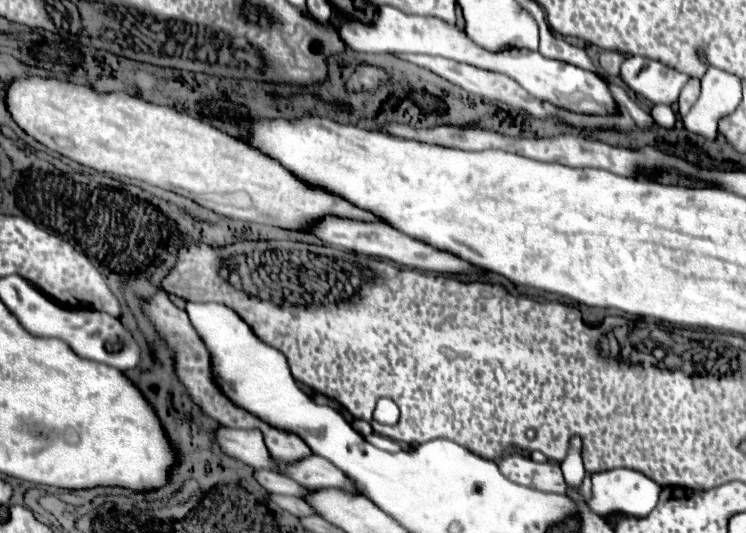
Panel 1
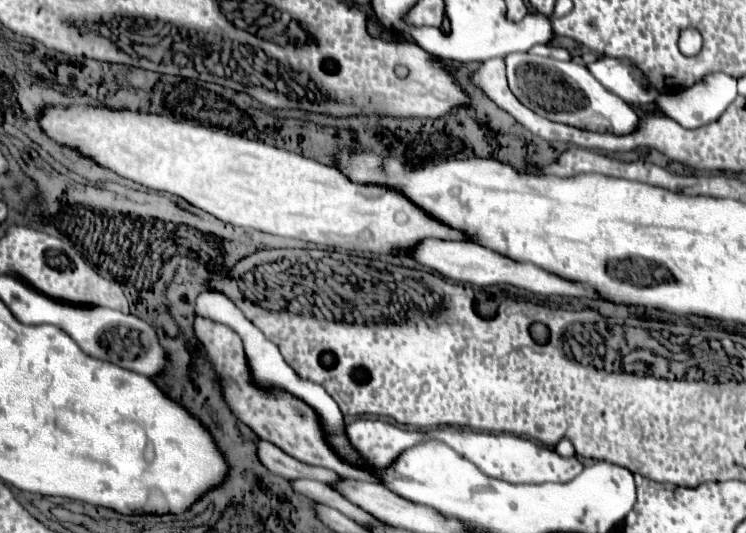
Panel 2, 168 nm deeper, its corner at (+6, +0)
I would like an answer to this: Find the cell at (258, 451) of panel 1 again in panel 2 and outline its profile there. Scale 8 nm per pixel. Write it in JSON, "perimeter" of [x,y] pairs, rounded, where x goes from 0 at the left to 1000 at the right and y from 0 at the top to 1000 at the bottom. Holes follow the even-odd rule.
{"perimeter":[[[357,826],[343,829],[343,852],[346,852],[346,863],[351,863],[351,874],[357,874],[365,889],[370,889],[381,901],[416,897],[416,901],[426,901],[426,904],[437,904],[437,908],[445,908],[448,901],[453,901],[450,886],[442,886],[440,878],[399,867],[391,856],[386,856],[383,848],[378,848],[373,837],[367,837]]]}

